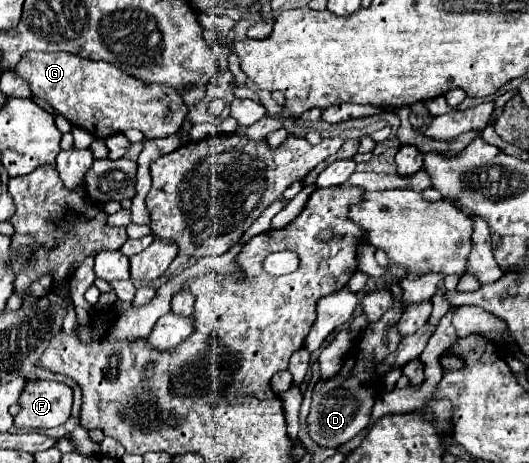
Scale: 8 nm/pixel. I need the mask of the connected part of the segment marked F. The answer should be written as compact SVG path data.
M26 381L16 403L20 405L16 427L50 429L68 421L72 389L56 381Z

